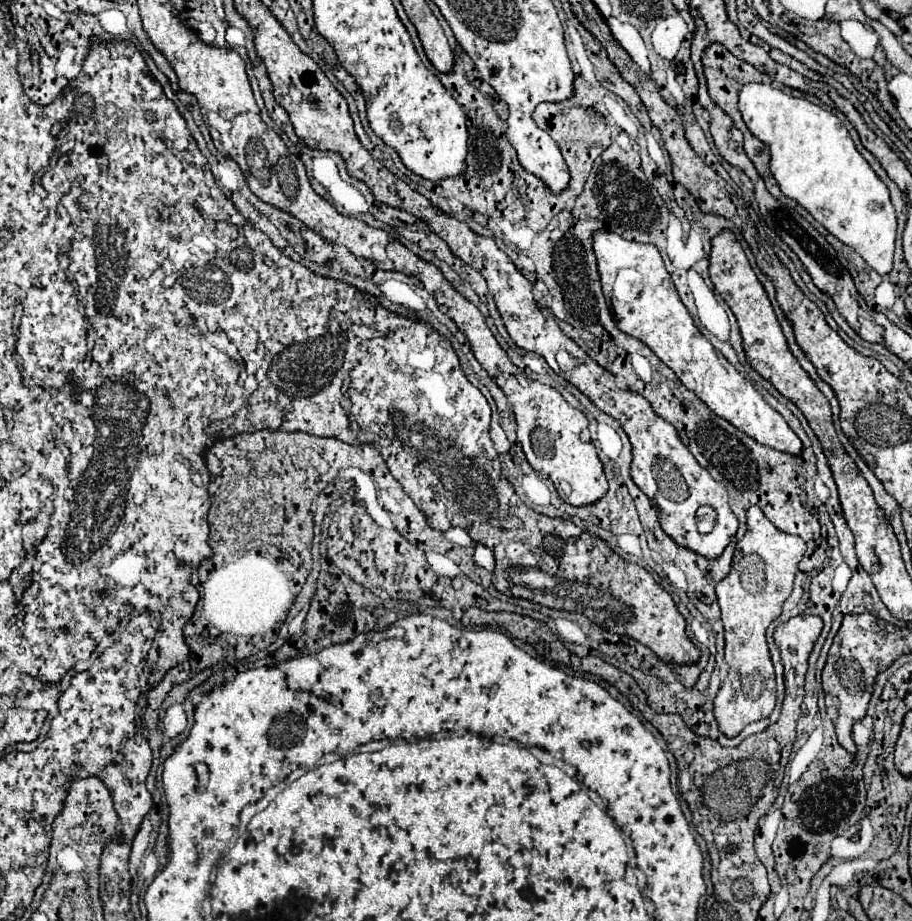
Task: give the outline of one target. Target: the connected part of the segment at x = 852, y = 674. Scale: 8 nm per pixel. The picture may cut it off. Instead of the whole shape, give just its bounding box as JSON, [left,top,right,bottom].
[822,613,890,753]

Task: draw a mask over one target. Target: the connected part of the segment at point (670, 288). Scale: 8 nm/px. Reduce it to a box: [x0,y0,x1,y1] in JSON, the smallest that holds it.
[594,231,802,455]

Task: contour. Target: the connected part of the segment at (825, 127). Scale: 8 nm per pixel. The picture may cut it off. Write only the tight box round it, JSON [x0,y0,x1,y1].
[738,83,896,275]

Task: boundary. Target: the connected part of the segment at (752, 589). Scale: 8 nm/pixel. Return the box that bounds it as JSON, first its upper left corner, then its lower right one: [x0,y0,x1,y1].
[714,507,806,737]

